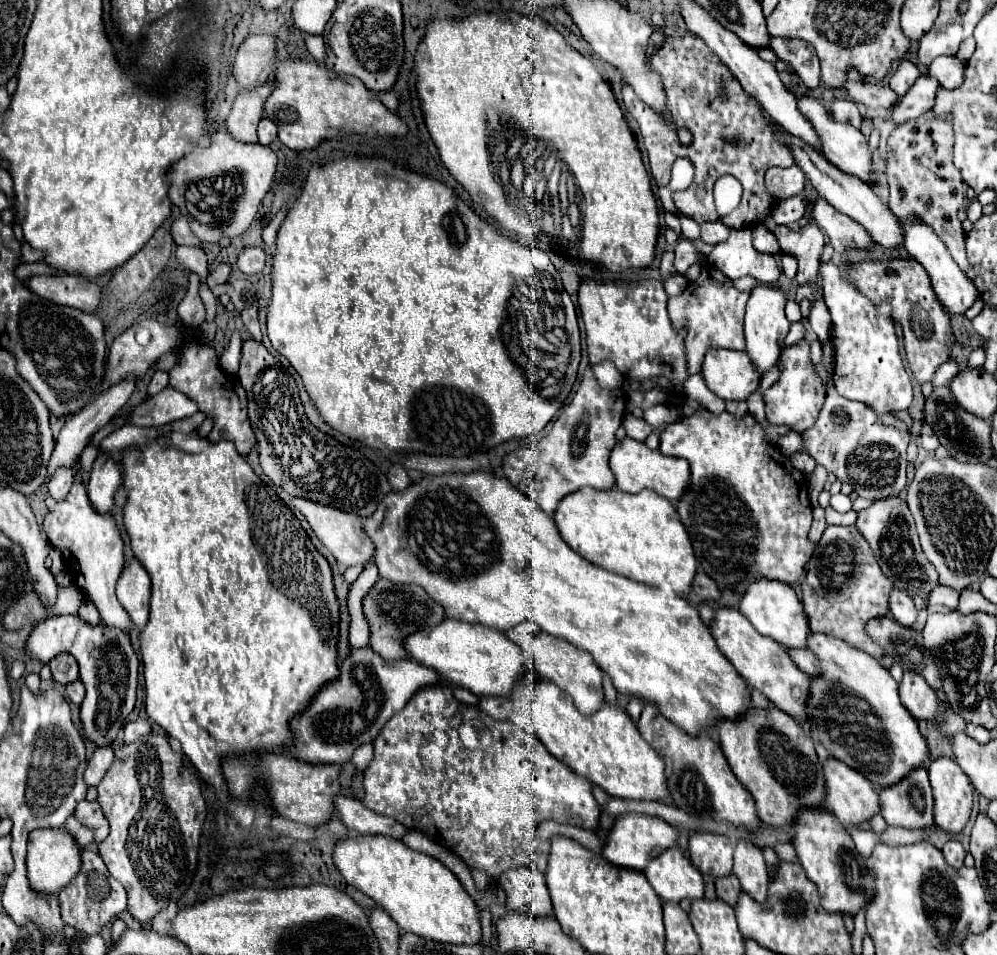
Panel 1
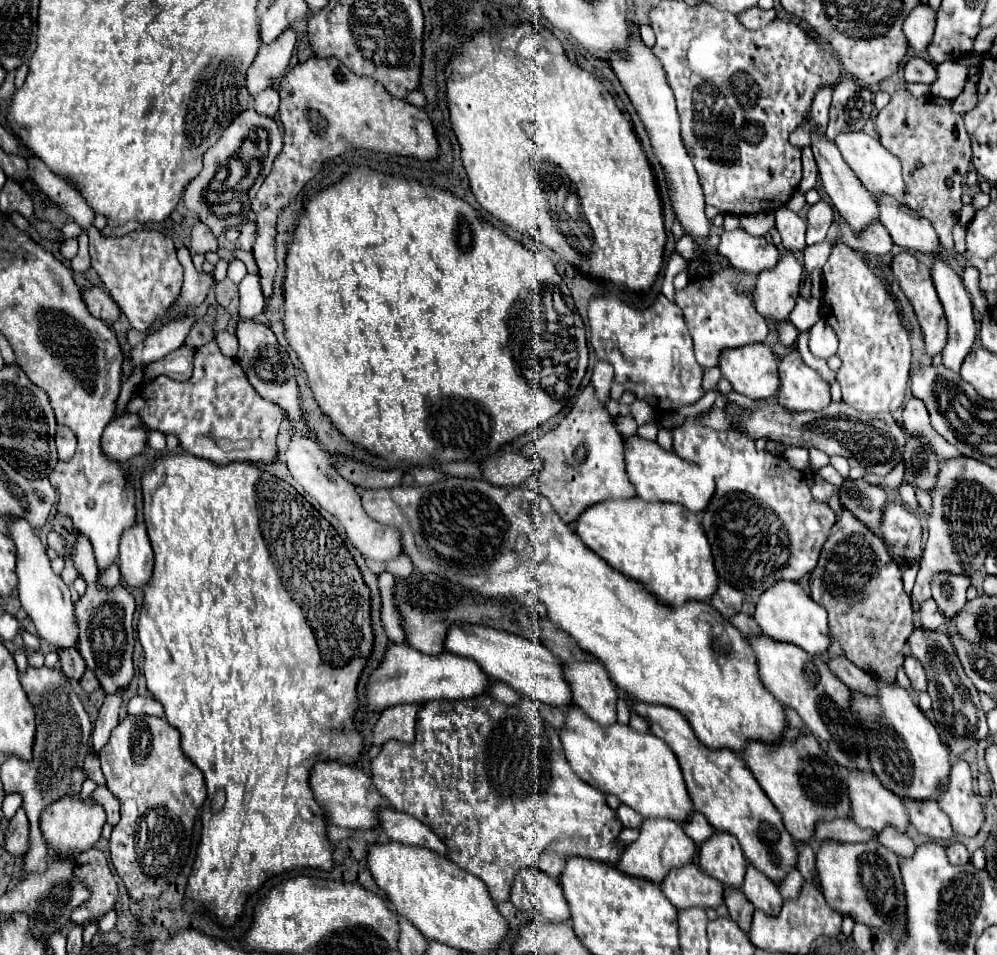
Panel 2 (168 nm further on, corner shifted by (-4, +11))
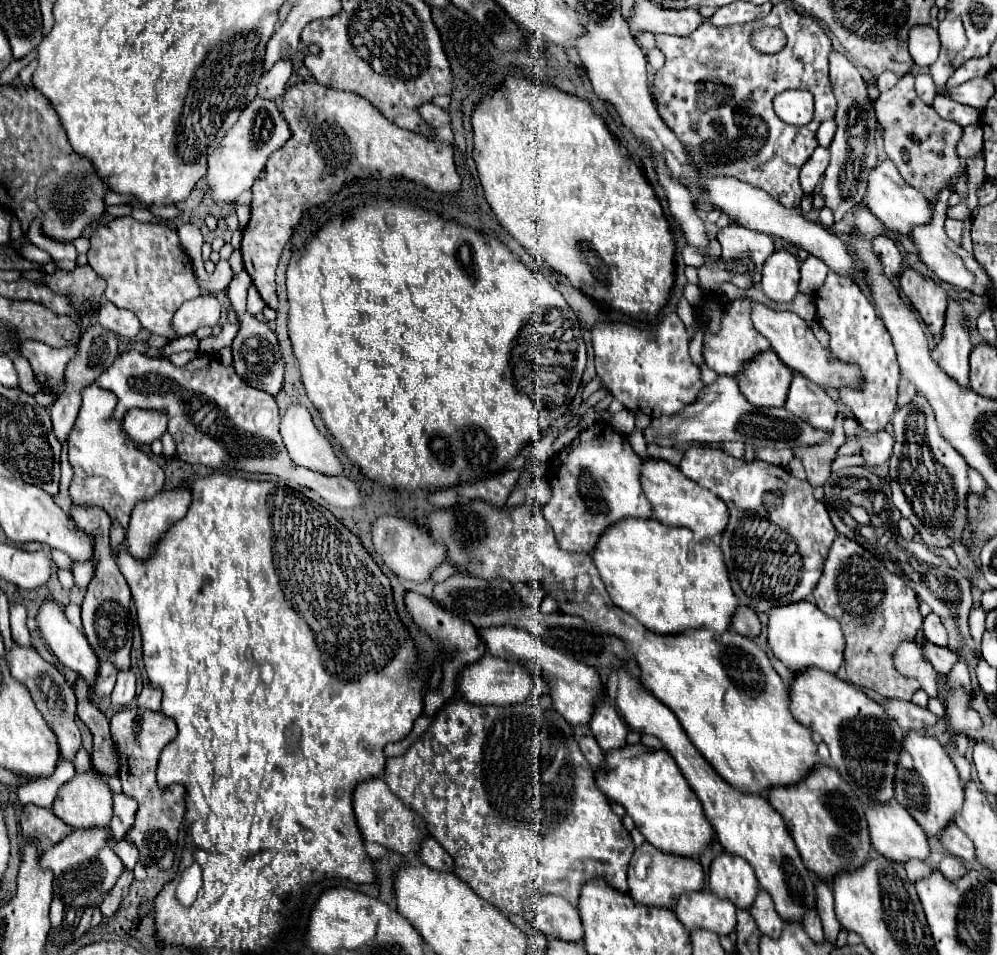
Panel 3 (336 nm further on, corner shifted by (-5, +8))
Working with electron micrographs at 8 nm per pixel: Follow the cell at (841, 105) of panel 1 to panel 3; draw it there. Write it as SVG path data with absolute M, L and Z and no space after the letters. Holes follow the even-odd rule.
M836 49L828 57L828 63L830 63L830 83L838 99L838 111L836 111L838 129L830 145L832 159L824 173L822 193L826 199L826 207L834 211L836 219L842 219L864 199L864 191L868 185L868 171L872 171L872 167L876 167L878 163L878 149L874 141L878 121L874 115L874 105L868 99L864 79L856 69L856 65Z

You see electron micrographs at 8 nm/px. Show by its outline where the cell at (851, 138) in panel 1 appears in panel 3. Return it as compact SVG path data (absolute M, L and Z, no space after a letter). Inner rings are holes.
M880 161L876 169L870 171L868 177L868 191L866 191L866 205L868 209L896 235L910 237L912 227L928 225L932 221L932 199L928 199L922 191L916 191L908 185L902 175L896 171L892 161Z

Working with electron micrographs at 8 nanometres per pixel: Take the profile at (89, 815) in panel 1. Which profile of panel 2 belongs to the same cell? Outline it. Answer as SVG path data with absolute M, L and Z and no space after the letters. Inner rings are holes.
M97 786L97 790L91 794L89 800L99 804L99 806L103 806L103 810L107 814L107 822L111 826L115 826L119 822L119 818L121 818L119 816L119 802L117 802L117 798L105 786Z

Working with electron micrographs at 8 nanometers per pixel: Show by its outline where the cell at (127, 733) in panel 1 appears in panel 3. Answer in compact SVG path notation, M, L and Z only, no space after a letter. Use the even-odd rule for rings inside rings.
M146 685L142 689L142 693L138 695L138 707L142 707L142 709L160 711L160 701L162 701L162 691L152 685Z

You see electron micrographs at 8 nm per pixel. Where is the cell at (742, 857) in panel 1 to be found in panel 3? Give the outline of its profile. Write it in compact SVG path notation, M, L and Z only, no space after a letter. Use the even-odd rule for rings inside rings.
M760 889L750 913L752 913L752 917L754 917L754 921L756 921L762 935L768 935L772 939L780 937L784 923L782 923L780 915L776 913L774 903L772 903L772 899L770 899L770 895L766 891Z

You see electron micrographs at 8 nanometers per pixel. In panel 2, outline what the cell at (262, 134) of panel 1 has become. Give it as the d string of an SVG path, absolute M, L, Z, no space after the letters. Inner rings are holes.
M267 88L263 90L257 98L255 98L255 110L263 116L273 116L277 114L279 110L279 94L273 90L273 88Z

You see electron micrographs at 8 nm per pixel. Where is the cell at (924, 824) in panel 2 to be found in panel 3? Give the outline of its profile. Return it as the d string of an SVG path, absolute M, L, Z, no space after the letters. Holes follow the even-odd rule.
M950 823L946 831L942 831L940 843L944 845L944 849L948 849L952 855L960 857L962 861L974 863L974 845L972 845L972 841L954 823Z

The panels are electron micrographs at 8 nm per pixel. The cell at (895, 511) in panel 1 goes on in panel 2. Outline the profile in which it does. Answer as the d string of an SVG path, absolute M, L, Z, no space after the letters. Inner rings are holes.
M891 500L885 506L881 516L881 536L891 558L899 566L921 562L921 522L905 504Z

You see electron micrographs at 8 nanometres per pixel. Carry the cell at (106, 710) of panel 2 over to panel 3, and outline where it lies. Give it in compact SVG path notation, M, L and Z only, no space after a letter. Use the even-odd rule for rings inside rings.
M132 669L120 671L114 693L112 693L112 705L120 709L128 705L128 701L132 701L134 697L136 697L136 673Z

